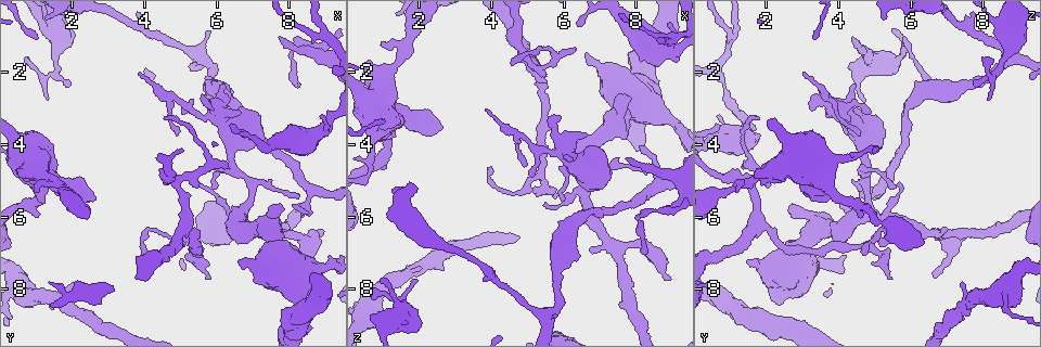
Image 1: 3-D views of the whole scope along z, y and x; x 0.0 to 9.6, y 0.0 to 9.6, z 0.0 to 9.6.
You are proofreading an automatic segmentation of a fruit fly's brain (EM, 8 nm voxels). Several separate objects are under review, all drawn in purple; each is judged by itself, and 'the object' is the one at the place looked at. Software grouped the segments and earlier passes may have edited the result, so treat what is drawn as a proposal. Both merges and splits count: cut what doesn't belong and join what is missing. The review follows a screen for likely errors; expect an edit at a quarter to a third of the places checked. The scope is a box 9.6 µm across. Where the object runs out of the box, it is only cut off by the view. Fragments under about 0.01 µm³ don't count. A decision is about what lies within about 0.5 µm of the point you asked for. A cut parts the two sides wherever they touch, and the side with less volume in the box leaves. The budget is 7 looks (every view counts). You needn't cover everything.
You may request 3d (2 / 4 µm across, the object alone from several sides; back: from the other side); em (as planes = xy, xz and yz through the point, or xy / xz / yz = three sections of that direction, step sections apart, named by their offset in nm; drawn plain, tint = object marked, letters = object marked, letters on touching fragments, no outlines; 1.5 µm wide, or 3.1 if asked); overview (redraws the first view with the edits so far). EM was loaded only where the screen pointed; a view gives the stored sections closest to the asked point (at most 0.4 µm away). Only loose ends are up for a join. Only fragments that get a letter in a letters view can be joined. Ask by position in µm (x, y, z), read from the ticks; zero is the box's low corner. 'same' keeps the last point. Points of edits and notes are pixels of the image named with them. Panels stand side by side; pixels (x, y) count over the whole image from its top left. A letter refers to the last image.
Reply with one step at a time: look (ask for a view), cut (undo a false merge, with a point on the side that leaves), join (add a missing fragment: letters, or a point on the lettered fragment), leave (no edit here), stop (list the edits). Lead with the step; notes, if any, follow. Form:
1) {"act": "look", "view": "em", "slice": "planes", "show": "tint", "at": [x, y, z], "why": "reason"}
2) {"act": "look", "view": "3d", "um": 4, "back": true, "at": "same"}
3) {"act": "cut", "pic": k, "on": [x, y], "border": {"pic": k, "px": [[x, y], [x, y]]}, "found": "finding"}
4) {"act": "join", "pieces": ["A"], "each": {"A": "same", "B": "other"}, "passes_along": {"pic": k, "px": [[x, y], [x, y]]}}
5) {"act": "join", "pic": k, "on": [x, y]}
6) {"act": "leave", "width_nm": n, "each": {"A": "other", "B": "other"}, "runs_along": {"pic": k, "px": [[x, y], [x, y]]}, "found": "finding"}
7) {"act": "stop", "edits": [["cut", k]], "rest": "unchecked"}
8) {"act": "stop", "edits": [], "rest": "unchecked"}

{"act": "look", "view": "em", "slice": "xy", "step": 4, "show": "letters", "at": [4.05, 7.00, 4.60], "why": "tapers out"}

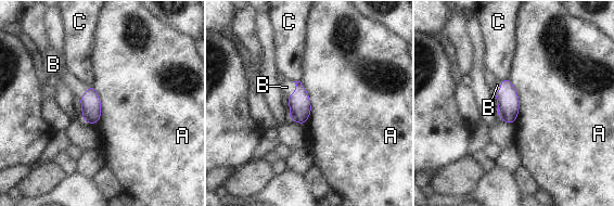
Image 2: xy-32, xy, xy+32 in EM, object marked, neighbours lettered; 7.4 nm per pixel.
{"act": "look", "view": "em", "slice": "planes", "show": "letters", "at": "same", "why": "another direction"}

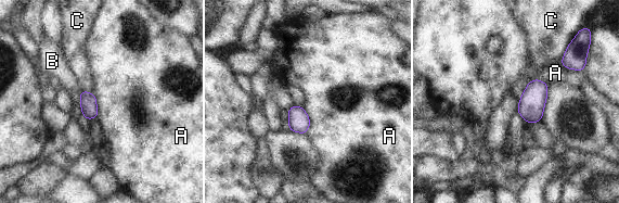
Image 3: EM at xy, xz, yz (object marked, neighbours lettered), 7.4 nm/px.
{"act": "join", "pieces": ["B"], "each": {"A": "other", "B": "same", "C": "other"}, "passes_along": {"pic": 3, "px": [[88, 102], [80, 91], [56, 67]]}, "found": "it goes on there"}

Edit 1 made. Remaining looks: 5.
{"act": "look", "view": "overview", "why": "redraw"}

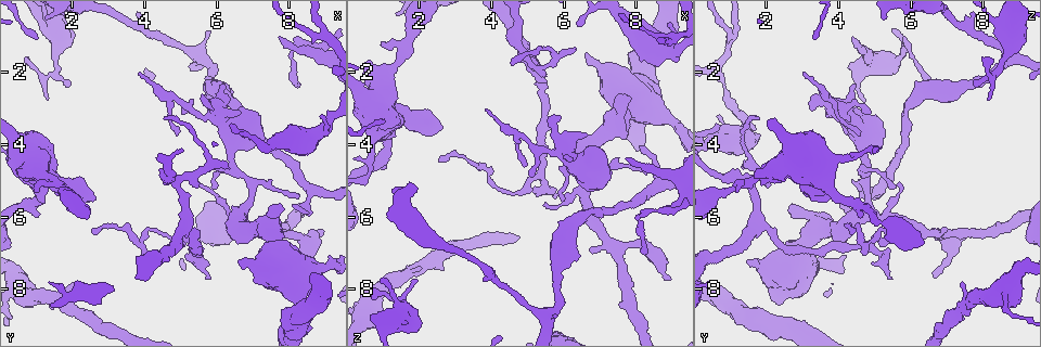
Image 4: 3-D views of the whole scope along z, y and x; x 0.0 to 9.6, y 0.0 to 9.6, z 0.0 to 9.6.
{"act": "look", "view": "em", "slice": "yz", "step": 8, "show": "letters", "at": [6.40, 4.70, 4.75], "why": "arms part here"}

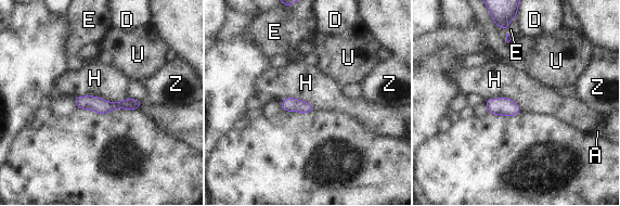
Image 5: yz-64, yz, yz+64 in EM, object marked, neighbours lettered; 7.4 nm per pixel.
{"act": "leave", "each": {"A": "other", "D": "other", "E": "other", "H": "other", "U": "other", "Z": "other"}, "border": {"pic": 5, "px": [[75, 97], [128, 98]]}, "found": "continuous, no second cell"}

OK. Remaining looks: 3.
{"act": "look", "view": "3d", "um": 2, "at": [5.90, 3.10, 3.25], "why": "an open end"}

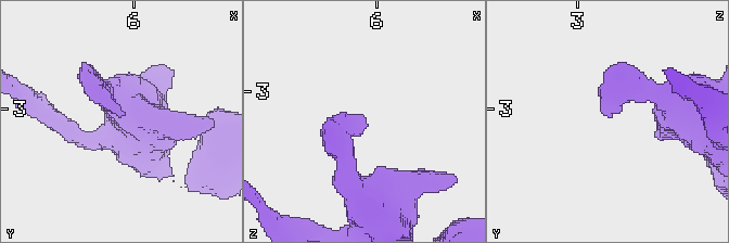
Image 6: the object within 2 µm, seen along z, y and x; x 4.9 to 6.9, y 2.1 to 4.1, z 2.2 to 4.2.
{"act": "look", "view": "em", "slice": "xz", "step": 8, "show": "letters", "at": [5.92, 3.06, 3.30]}

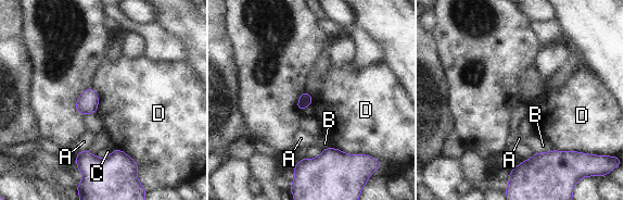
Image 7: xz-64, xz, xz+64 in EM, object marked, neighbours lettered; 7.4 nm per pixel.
{"act": "leave", "longest_contact_nm": ["D", 260], "each": {"A": "other", "B": "other", "C": "other", "D": "other"}, "border": {"pic": 7, "px": [[332, 147], [346, 153], [366, 155]]}, "found": "no lettered fragment goes on from it"}

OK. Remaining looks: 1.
{"act": "stop", "edits": [["join", 3]], "rest": "unchecked"}

